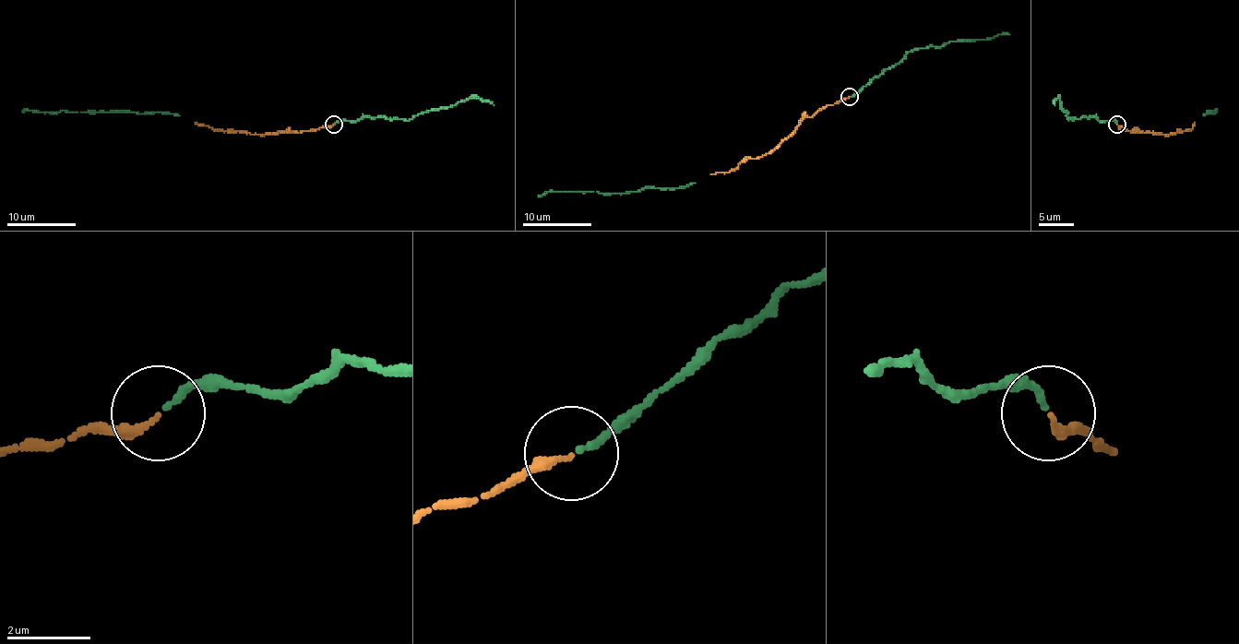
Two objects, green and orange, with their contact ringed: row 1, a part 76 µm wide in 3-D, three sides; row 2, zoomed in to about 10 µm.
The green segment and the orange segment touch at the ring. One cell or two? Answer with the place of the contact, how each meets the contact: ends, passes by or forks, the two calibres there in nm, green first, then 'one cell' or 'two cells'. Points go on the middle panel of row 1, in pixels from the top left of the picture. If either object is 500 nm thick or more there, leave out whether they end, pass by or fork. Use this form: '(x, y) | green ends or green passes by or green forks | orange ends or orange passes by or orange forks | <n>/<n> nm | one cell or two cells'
(849, 97) | green ends | orange ends | 140/180 nm | one cell

